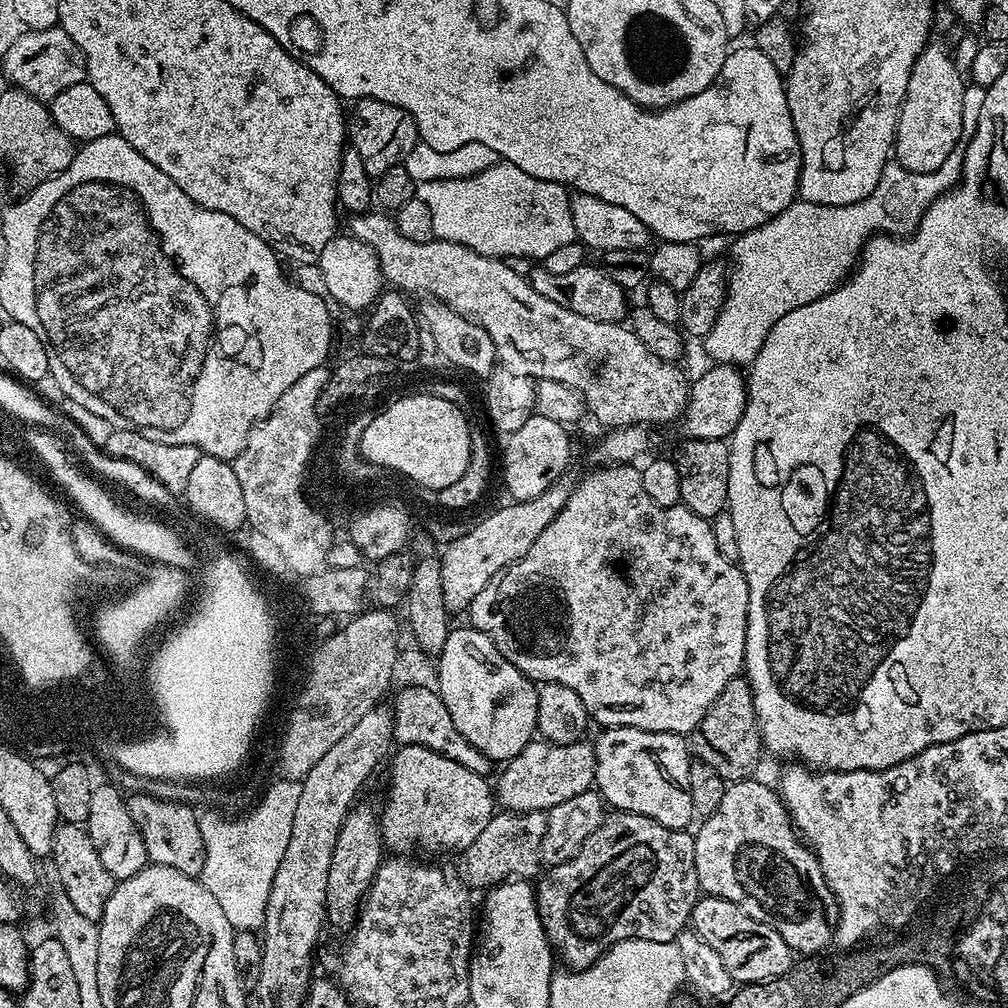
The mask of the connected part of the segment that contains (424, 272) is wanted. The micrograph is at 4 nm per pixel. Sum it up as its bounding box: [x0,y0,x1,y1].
[347,210,690,429]

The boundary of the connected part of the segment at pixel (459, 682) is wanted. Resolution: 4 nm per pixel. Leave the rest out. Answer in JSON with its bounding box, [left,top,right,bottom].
[436,627,538,762]

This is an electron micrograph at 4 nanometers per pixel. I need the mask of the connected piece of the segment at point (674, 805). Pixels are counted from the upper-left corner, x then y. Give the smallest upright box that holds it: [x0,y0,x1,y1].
[594,728,694,828]

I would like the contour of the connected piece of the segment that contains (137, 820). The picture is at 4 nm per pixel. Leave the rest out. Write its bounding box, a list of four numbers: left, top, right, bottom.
[127,792,206,877]

